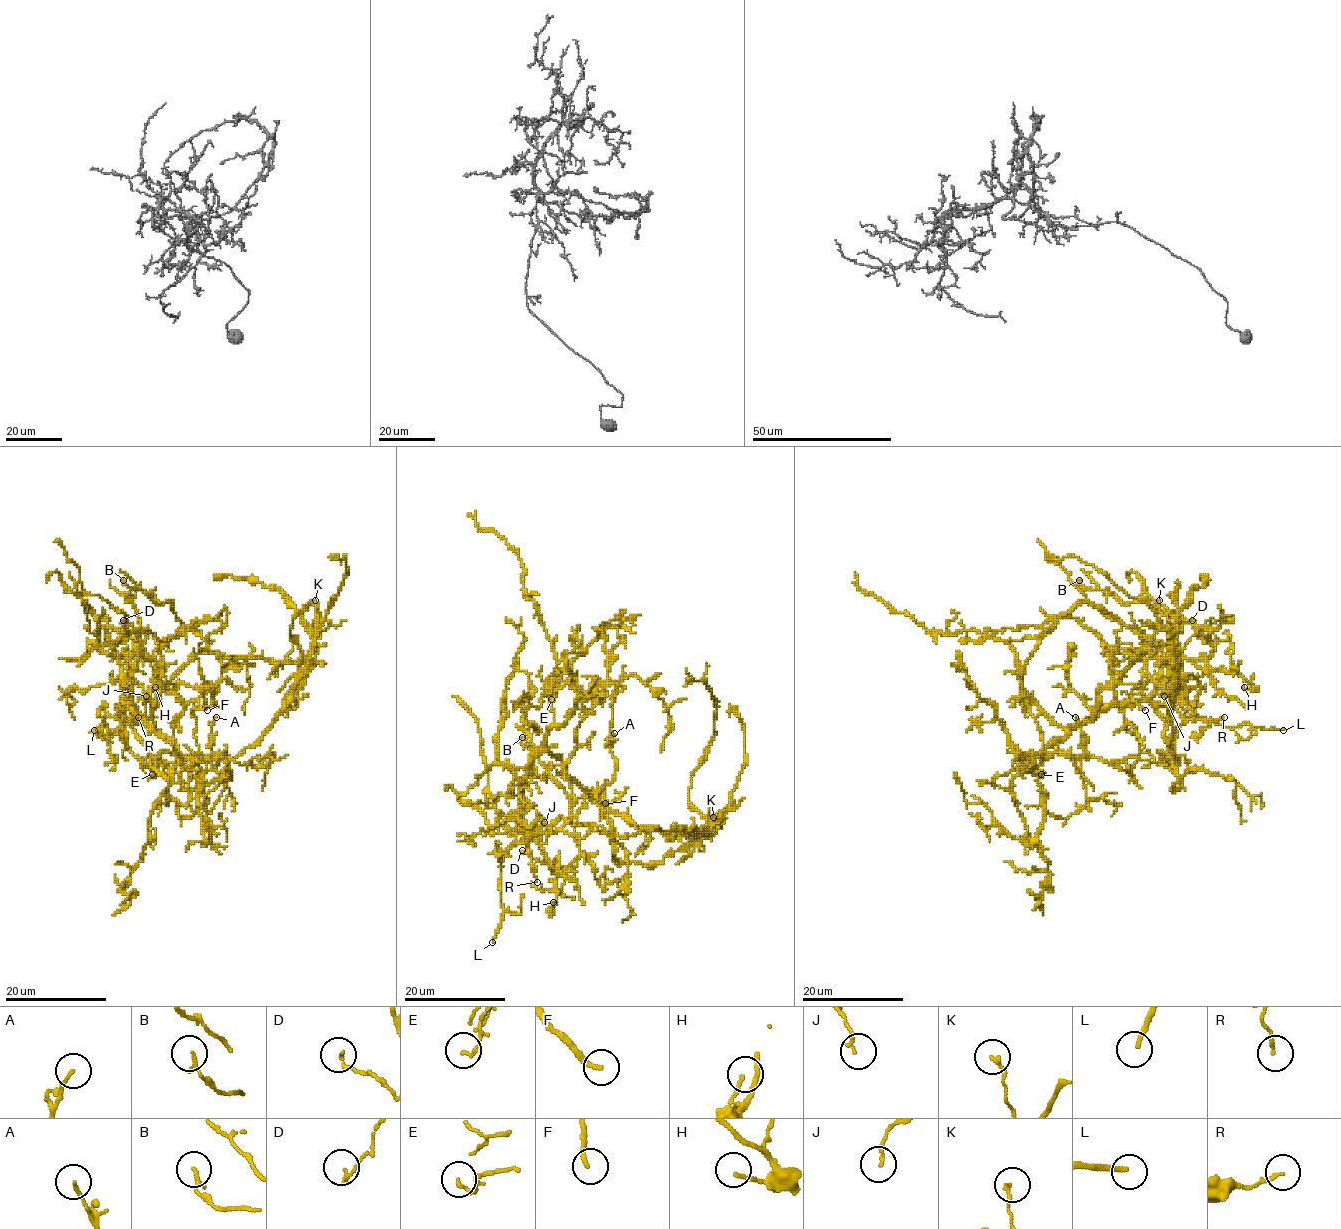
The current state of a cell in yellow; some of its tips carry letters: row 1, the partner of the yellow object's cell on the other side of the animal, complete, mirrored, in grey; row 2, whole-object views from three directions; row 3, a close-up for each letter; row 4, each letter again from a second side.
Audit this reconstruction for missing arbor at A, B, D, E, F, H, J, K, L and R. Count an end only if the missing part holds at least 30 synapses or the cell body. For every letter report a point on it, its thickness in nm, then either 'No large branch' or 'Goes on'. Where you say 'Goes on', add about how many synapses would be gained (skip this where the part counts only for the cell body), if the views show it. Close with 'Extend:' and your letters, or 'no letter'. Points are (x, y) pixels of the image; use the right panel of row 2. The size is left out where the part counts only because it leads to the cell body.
A: Place: (1075, 717). Thickness 130 nm. No large branch
B: Place: (1079, 580). Thickness 160 nm. No large branch
D: Place: (1192, 620). Thickness 110 nm. No large branch
E: Place: (1041, 774). Thickness 130 nm. No large branch
F: Place: (1145, 710). Thickness 200 nm. No large branch
H: Place: (1244, 687). Thickness 150 nm. No large branch
J: Place: (1164, 696). Thickness 130 nm. No large branch
K: Place: (1159, 600). Thickness 150 nm. No large branch
L: Place: (1283, 730). Thickness 200 nm. Goes on
R: Place: (1224, 717). Thickness 140 nm. No large branch
Extend: L

